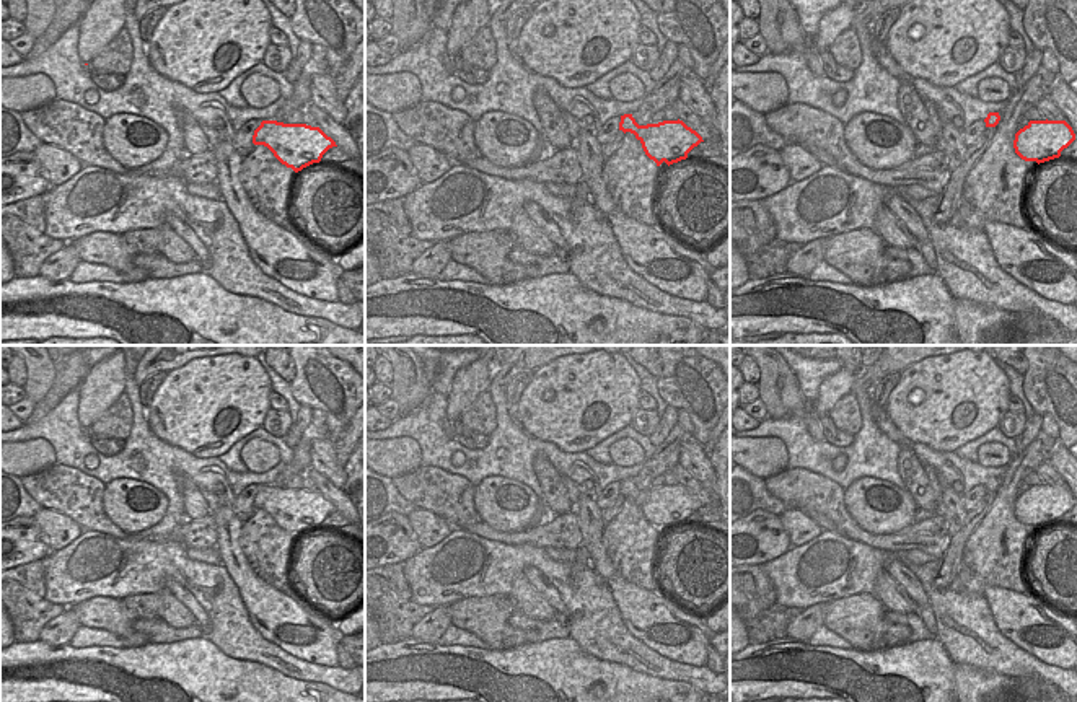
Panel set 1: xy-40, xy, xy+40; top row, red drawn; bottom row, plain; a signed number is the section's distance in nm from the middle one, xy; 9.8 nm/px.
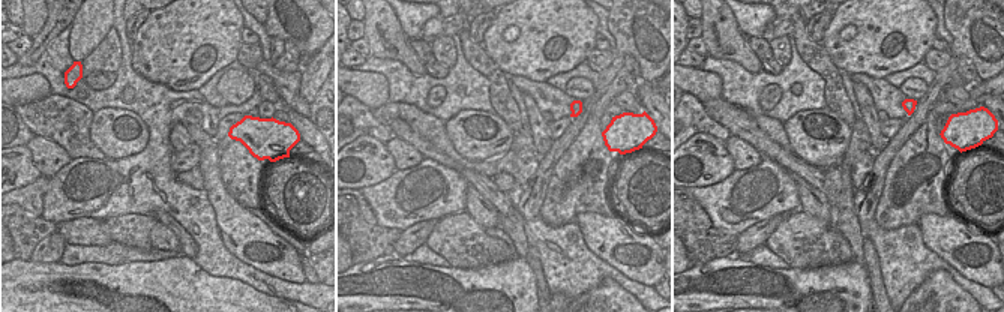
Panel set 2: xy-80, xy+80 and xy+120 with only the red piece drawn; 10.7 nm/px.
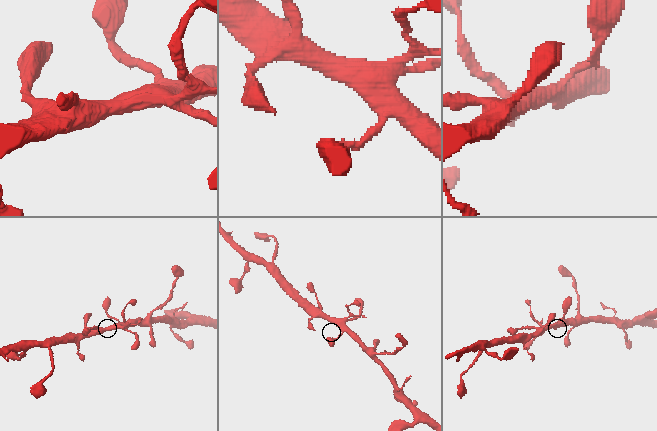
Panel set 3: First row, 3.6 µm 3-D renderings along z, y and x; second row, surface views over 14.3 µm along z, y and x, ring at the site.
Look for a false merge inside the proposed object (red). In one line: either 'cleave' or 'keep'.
keep

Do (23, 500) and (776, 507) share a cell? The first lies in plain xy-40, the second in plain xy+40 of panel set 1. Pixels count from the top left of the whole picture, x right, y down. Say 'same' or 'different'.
same

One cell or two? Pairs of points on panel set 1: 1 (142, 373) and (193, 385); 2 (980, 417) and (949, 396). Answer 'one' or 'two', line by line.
1: two
2: one

